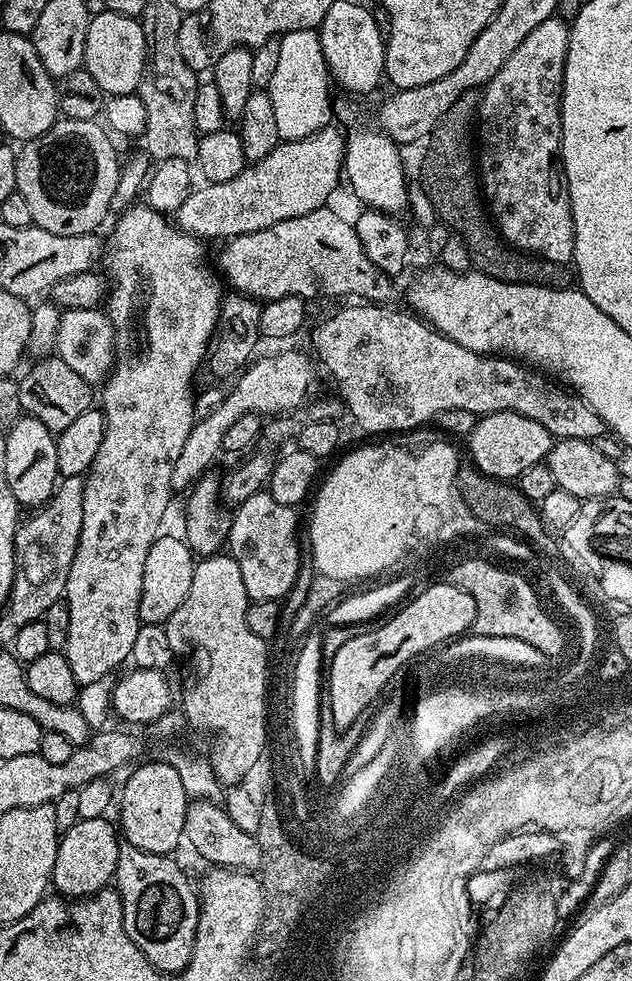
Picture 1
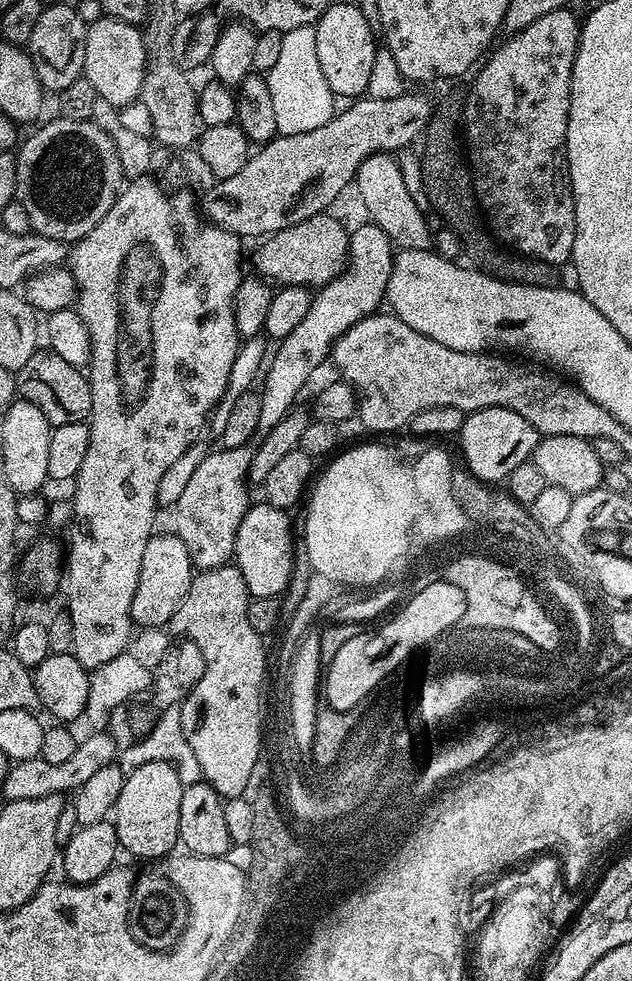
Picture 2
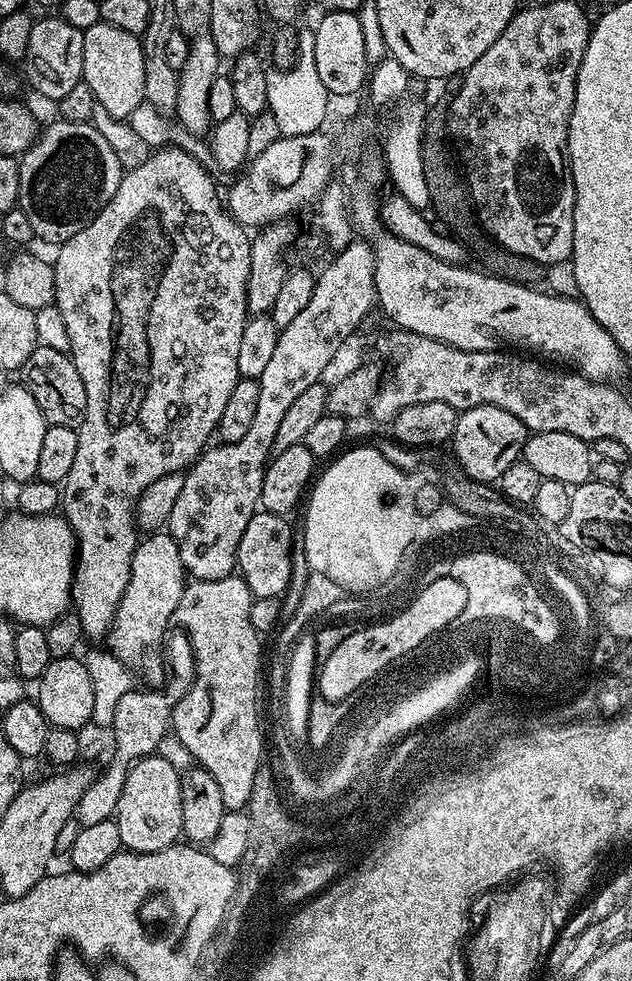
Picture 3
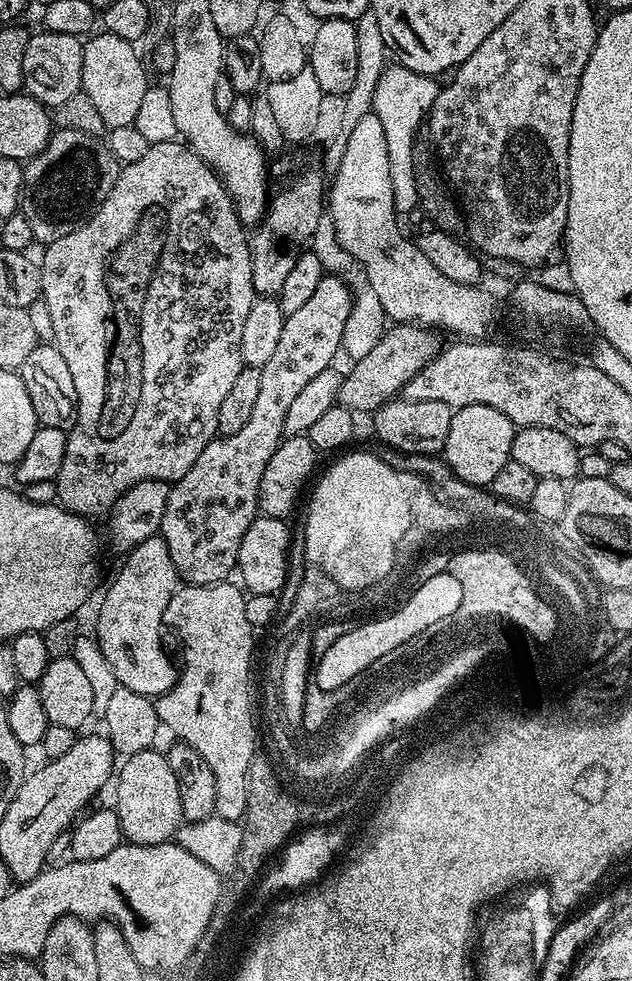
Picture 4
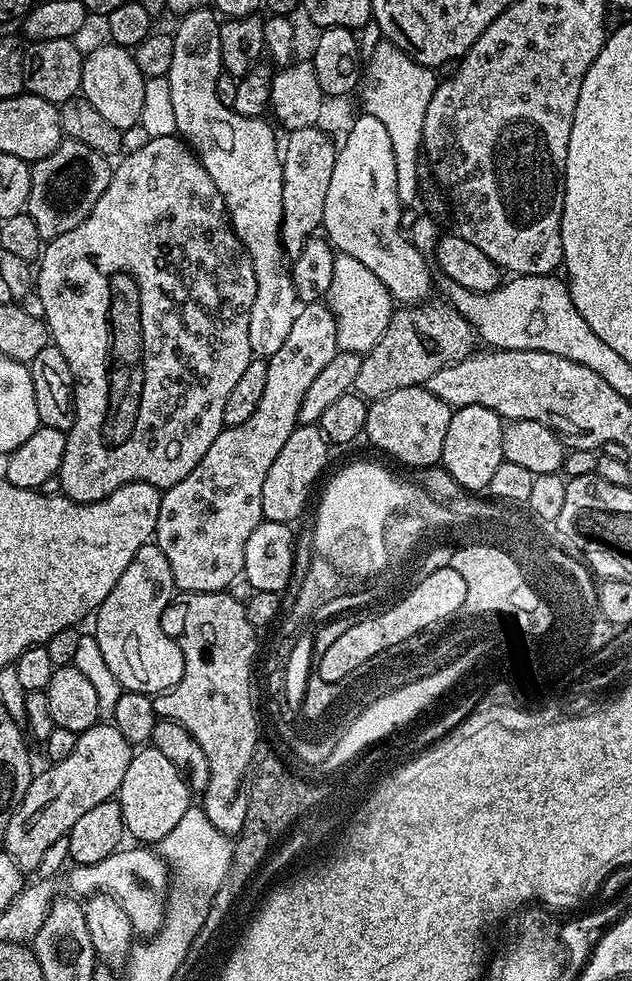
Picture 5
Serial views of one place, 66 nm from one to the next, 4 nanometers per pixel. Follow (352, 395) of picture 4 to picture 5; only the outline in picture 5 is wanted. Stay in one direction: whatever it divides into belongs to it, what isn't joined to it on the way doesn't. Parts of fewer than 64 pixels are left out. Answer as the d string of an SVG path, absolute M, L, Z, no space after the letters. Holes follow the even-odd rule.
M430 300L395 309L382 338L374 348L361 357L358 377L353 384L357 395L363 396L367 400L373 400L400 388L421 387L439 370L472 354L475 347L473 344L476 343L476 336L472 328L452 305L446 302L438 304L434 301Z

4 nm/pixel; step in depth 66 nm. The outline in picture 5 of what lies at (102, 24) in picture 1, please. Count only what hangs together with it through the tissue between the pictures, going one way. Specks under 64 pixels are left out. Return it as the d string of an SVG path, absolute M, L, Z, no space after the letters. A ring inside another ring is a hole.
M111 42L103 43L85 55L80 92L90 102L90 106L94 106L94 110L98 110L98 114L110 122L110 126L123 130L140 122L146 78L142 70L138 70L138 62L129 49Z

